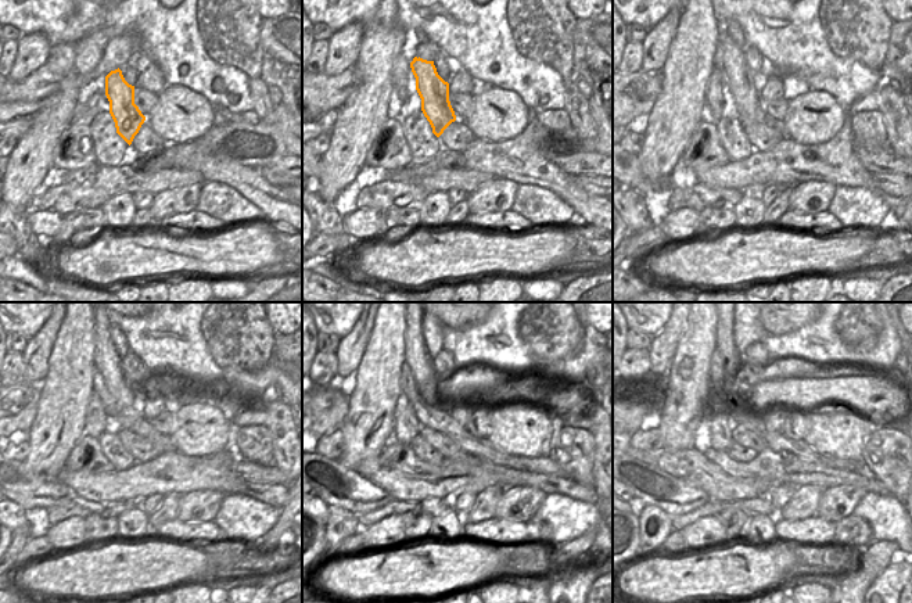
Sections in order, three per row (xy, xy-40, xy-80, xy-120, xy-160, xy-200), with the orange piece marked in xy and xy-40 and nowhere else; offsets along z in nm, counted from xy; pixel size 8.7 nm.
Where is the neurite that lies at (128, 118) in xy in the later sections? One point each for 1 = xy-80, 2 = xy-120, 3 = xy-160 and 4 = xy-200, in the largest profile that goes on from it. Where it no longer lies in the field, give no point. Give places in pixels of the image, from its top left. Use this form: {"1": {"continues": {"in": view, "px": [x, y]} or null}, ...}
{"1": {"continues": {"in": "xy-80", "px": [744, 86]}}, "2": {"continues": {"in": "xy-120", "px": [107, 361]}}, "3": {"continues": {"in": "xy-160", "px": [416, 355]}}, "4": {"continues": {"in": "xy-200", "px": [735, 376]}}}

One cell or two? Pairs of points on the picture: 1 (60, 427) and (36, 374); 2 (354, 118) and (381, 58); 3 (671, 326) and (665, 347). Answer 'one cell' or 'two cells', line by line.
1: two cells
2: one cell
3: one cell

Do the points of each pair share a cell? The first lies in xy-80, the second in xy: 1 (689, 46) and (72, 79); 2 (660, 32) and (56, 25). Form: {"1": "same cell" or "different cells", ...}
{"1": "same cell", "2": "different cells"}

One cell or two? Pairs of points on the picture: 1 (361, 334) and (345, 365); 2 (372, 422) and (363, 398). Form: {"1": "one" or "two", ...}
{"1": "one", "2": "one"}

